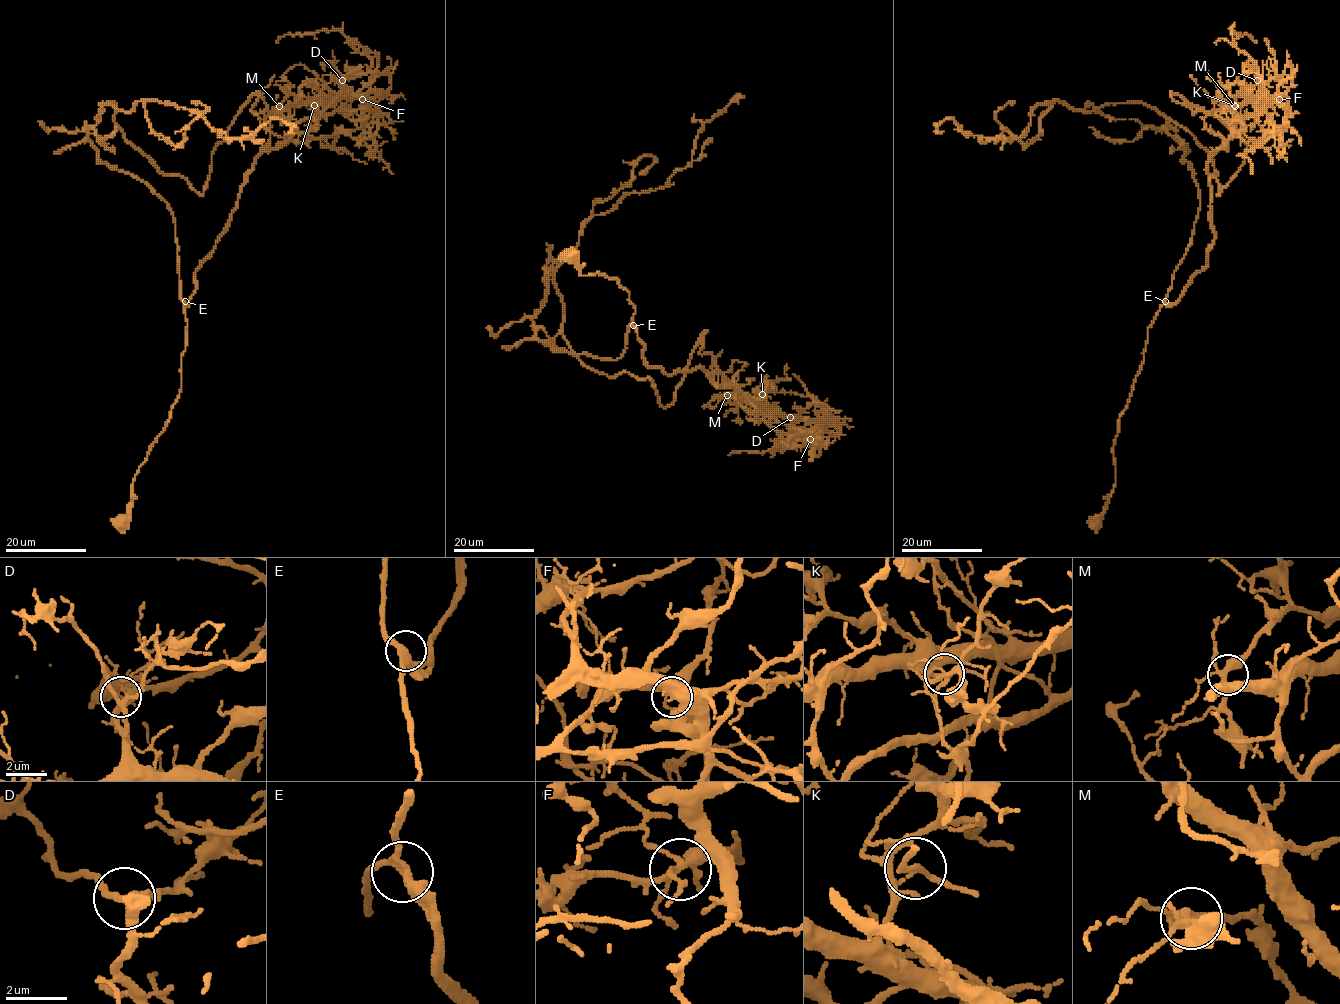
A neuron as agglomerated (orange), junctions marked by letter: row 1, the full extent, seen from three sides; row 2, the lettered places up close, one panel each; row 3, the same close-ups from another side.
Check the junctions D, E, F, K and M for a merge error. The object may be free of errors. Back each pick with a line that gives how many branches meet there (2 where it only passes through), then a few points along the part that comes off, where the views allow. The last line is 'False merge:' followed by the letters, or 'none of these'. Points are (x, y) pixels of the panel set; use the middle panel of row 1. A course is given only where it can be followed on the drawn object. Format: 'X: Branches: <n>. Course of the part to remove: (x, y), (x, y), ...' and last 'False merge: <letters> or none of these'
K: Branches: 4. Course of the part to remove: (762, 394), (704, 331), (667, 406), (598, 374), (555, 283), (592, 216), (662, 188), (738, 103)
False merge: K

